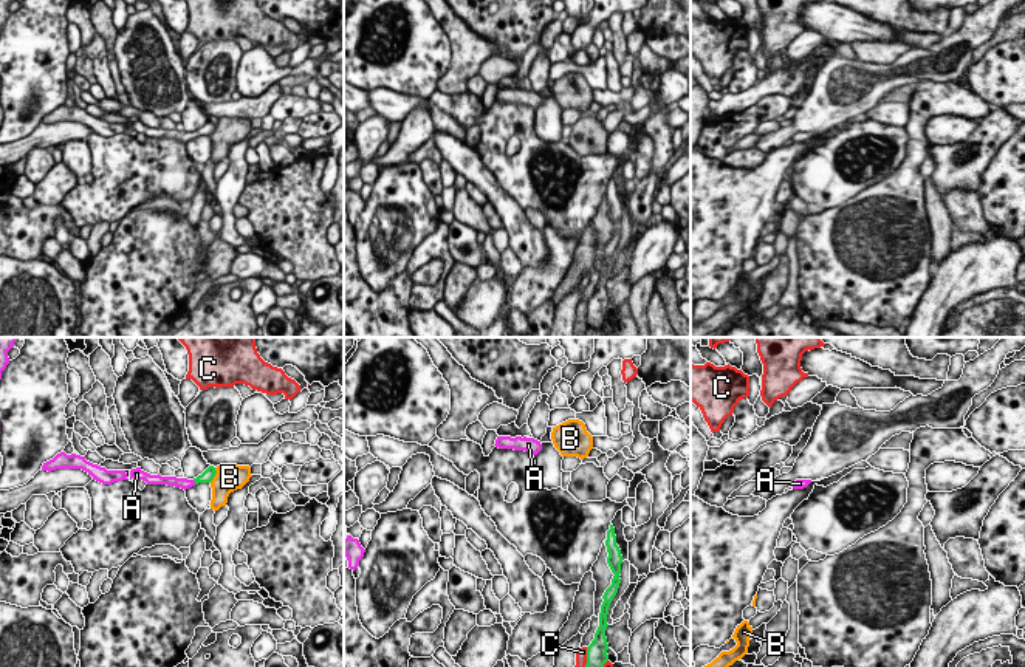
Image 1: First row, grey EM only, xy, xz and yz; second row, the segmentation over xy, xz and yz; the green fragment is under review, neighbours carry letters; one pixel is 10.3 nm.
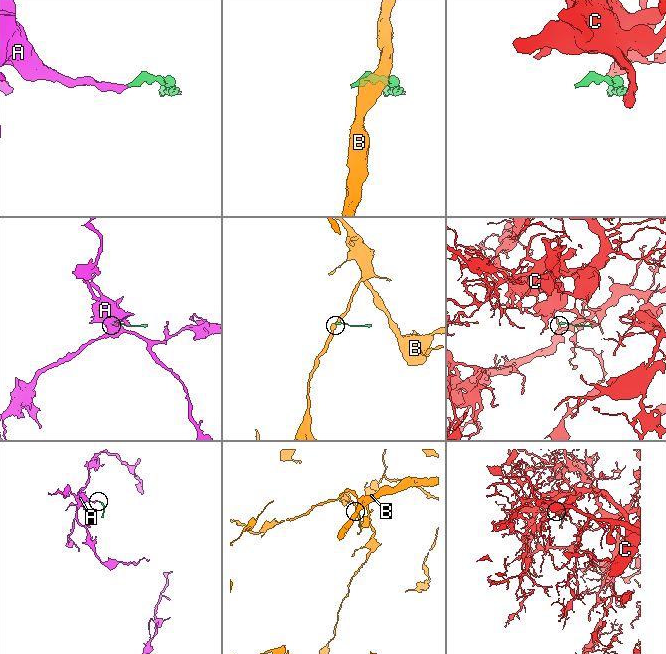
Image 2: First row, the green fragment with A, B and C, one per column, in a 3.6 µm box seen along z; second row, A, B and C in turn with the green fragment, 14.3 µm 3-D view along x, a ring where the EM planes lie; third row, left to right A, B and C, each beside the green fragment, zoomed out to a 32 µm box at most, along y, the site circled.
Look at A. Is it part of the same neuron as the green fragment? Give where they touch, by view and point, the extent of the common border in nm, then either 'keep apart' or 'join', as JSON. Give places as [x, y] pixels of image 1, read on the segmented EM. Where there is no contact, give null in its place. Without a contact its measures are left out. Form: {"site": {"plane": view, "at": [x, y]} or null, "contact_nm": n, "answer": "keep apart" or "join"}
{"site": {"plane": "xy", "at": [194, 480]}, "contact_nm": 60, "answer": "join"}

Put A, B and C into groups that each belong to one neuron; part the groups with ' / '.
A / B / C

